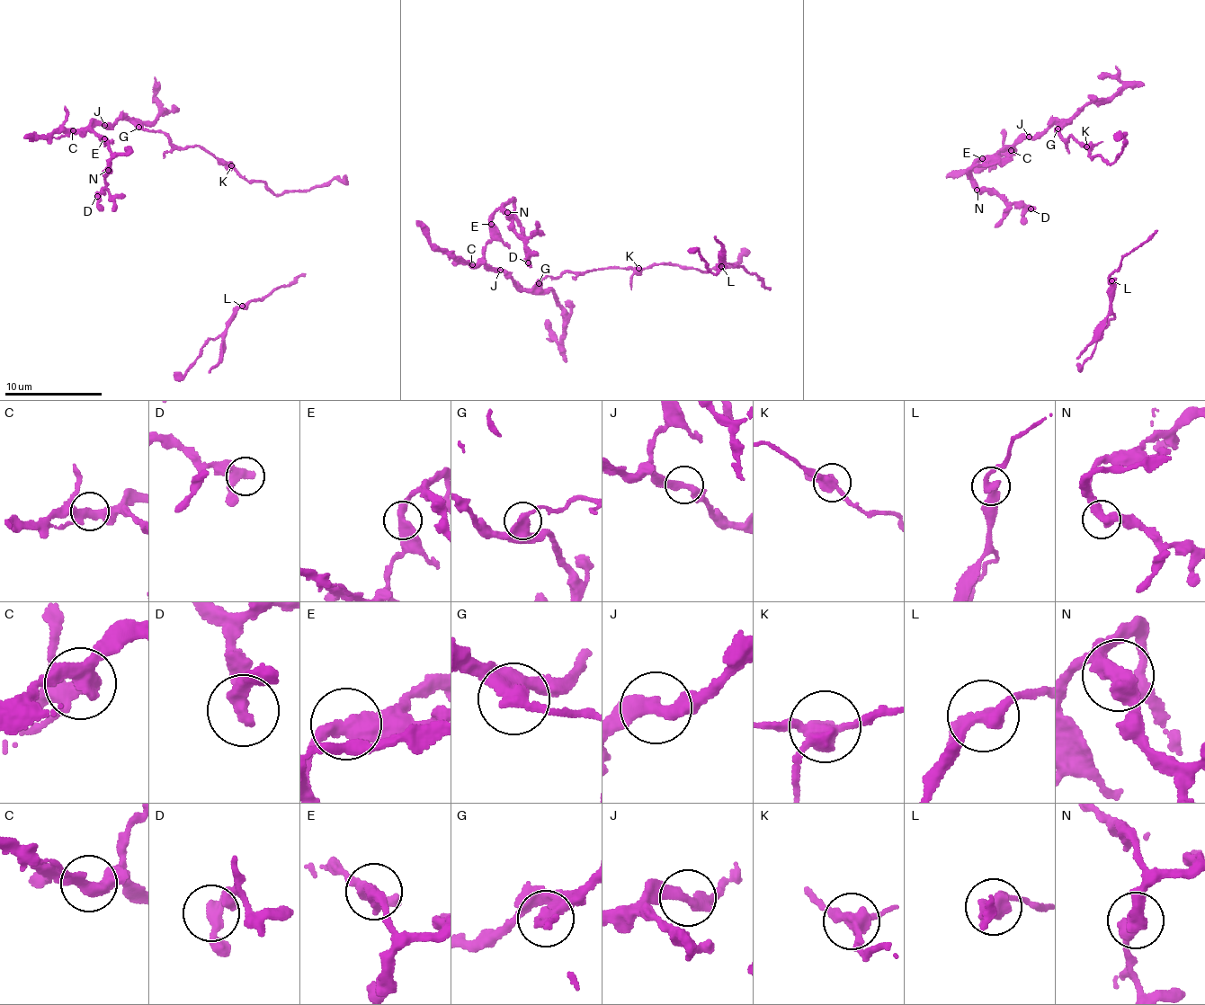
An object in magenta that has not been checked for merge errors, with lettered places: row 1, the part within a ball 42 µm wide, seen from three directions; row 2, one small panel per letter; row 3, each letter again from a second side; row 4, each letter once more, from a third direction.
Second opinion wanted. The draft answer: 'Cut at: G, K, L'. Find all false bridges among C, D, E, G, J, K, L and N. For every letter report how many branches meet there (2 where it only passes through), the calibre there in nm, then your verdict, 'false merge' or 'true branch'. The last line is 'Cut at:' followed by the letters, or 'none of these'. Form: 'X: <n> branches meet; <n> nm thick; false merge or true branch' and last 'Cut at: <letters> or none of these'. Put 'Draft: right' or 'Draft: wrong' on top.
Draft: right
C: 2 branches meet; 420 nm thick; true branch
D: 2 branches meet; 360 nm thick; true branch
E: 2 branches meet; 440 nm thick; true branch
G: 2 branches meet; 400 nm thick; false merge
J: 2 branches meet; 320 nm thick; true branch
K: 3 branches meet; 360 nm thick; false merge
L: 2 branches meet; 400 nm thick; false merge
N: 2 branches meet; 440 nm thick; true branch
Cut at: G, K, L

